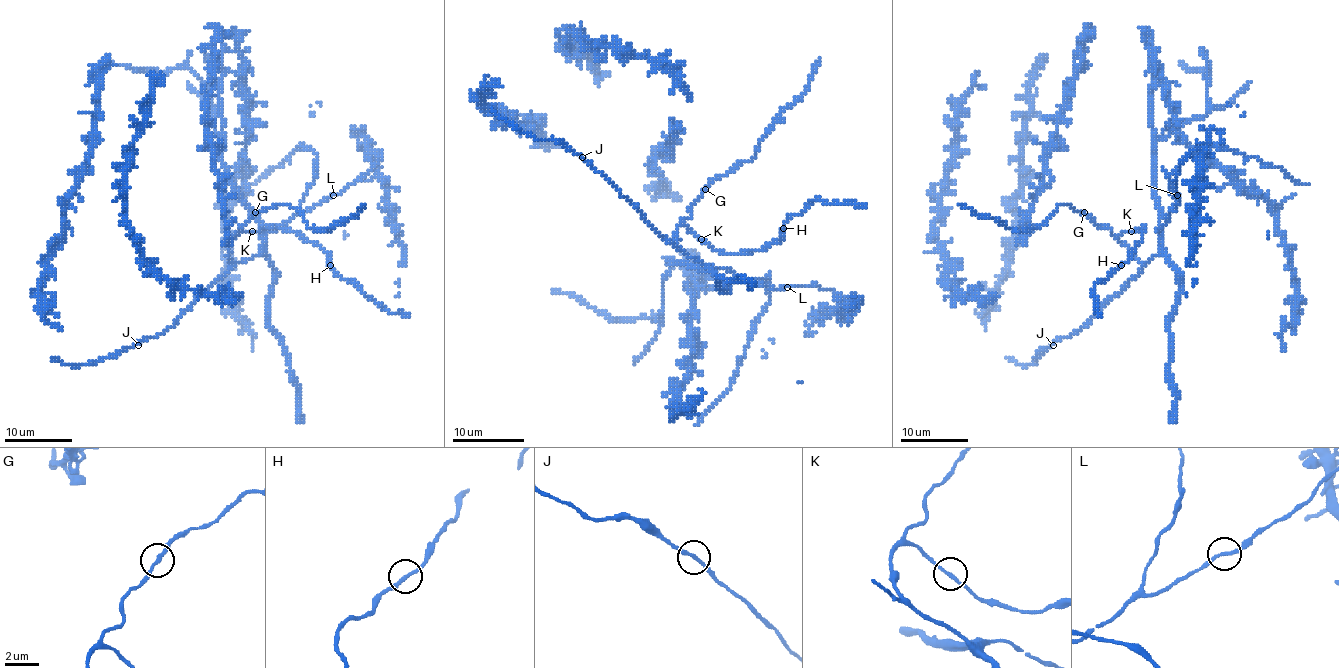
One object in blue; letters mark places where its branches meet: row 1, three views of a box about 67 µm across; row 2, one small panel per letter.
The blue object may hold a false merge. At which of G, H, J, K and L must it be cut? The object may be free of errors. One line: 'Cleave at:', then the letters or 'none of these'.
Cleave at: none of these

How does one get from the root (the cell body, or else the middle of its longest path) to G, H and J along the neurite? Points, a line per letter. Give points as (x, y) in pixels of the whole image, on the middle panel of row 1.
G: (671, 262), (712, 267), (690, 258), (678, 246), (676, 235), (678, 226), (690, 215), (690, 207), (705, 189)
H: (671, 262), (712, 267), (678, 246), (680, 226), (731, 255), (771, 246), (783, 228)
J: (671, 262), (712, 267), (690, 258), (671, 244), (582, 157)

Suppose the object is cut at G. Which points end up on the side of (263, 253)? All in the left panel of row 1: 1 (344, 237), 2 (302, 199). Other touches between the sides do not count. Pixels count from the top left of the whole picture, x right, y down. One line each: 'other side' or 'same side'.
1: same side
2: same side

